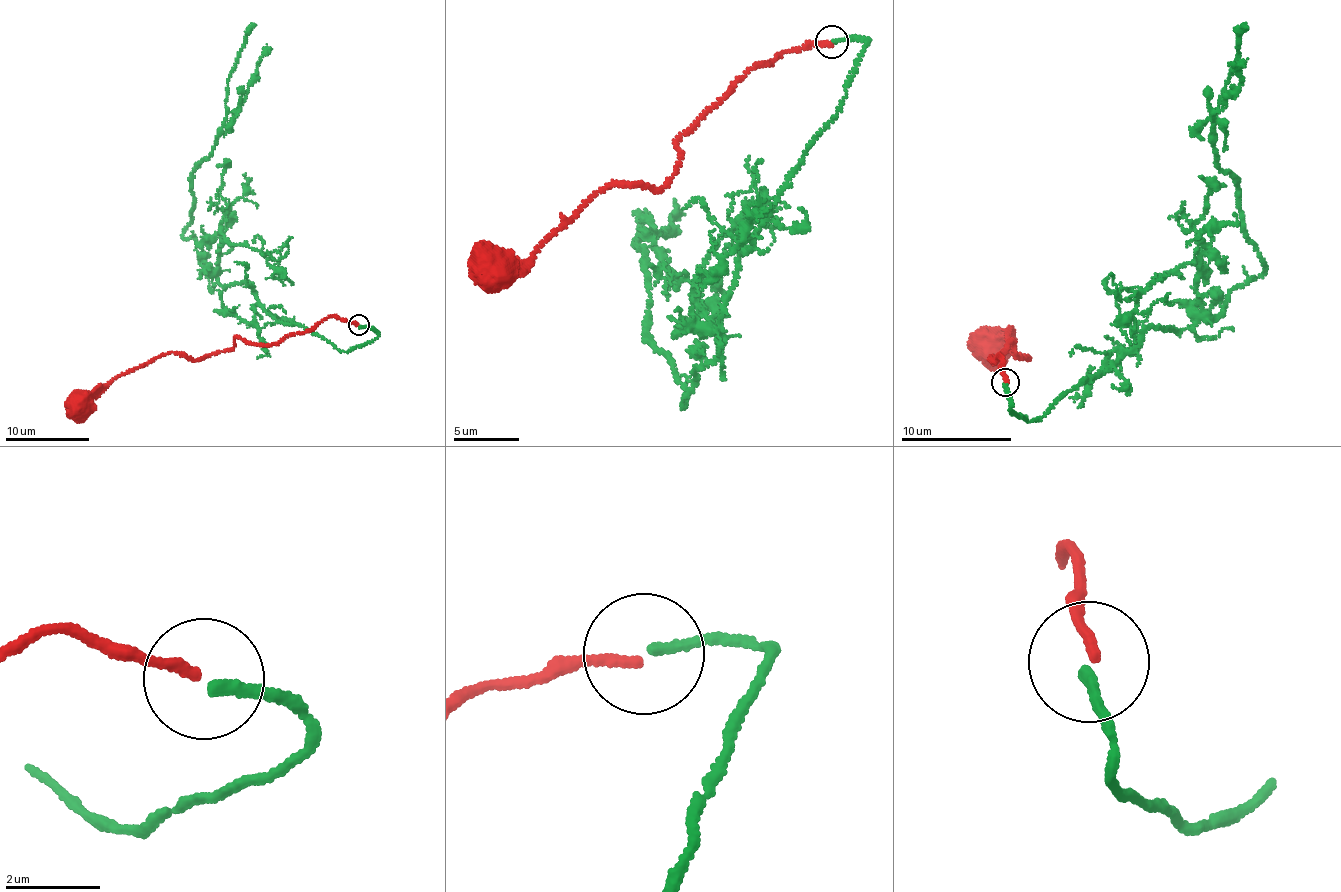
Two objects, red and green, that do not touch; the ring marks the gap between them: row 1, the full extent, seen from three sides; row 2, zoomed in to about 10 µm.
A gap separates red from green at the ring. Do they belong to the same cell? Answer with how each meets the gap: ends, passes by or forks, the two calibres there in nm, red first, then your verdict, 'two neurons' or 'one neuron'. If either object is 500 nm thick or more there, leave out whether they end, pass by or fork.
red ends | green ends | 220/240 nm | two neurons

